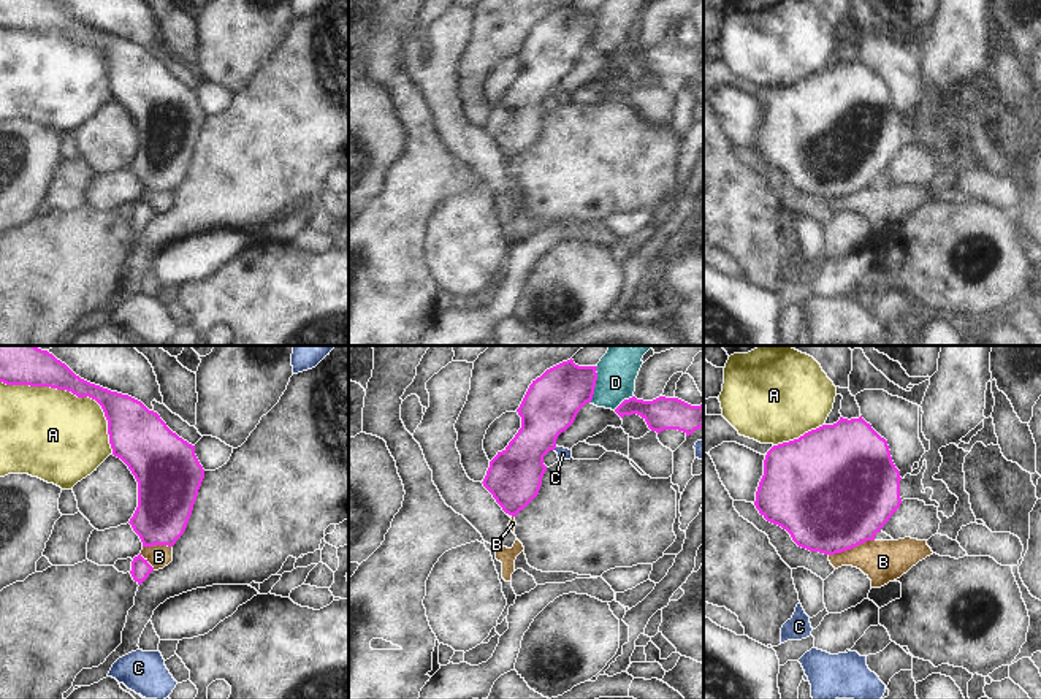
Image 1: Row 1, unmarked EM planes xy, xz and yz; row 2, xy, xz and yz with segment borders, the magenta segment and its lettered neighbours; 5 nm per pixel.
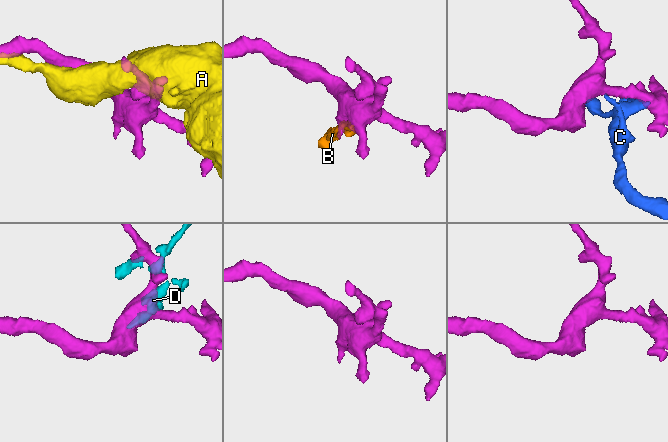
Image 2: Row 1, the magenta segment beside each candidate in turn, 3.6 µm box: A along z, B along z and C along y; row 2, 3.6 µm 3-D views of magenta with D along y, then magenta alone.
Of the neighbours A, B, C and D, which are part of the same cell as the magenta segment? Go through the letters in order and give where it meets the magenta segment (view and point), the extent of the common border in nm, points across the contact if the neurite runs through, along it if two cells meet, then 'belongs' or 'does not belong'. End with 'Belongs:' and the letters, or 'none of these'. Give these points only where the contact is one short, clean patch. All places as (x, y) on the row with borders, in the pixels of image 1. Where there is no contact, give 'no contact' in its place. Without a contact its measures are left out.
A: xy (73, 393) | 700 nm | does not belong
B: yz (851, 547) | 240 nm | along yz (873, 539), (829, 555) | does not belong
C: xz (555, 447) | 30 nm | does not belong
D: xz (594, 384) | 190 nm | does not belong
Belongs: none of these

